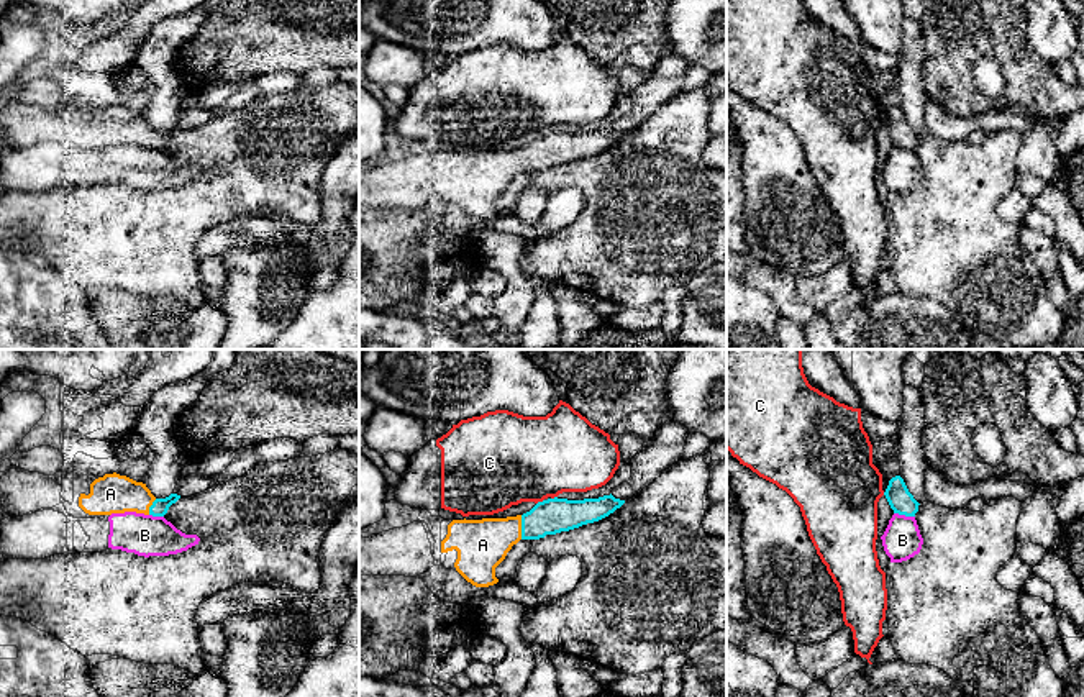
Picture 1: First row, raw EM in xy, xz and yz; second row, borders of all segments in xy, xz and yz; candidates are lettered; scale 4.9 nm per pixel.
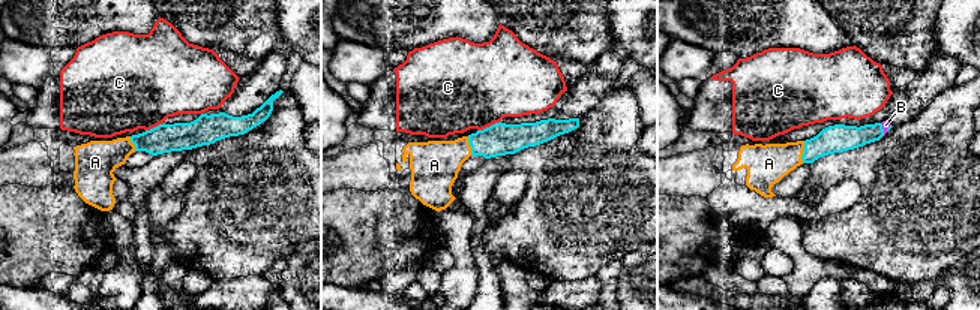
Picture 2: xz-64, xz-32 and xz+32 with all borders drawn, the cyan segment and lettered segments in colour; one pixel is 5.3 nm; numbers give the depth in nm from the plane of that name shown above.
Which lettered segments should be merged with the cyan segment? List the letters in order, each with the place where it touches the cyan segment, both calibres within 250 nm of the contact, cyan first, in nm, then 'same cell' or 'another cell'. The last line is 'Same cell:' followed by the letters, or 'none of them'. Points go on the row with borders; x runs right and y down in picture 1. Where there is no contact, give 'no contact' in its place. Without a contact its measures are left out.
A: contact xz (522, 527); calibres 170 and 240 nm; same cell
B: contact yz (904, 514); calibres 120 and 190 nm; another cell
C: contact xz (540, 502); calibres 170 and 420 nm; another cell
Same cell: A

